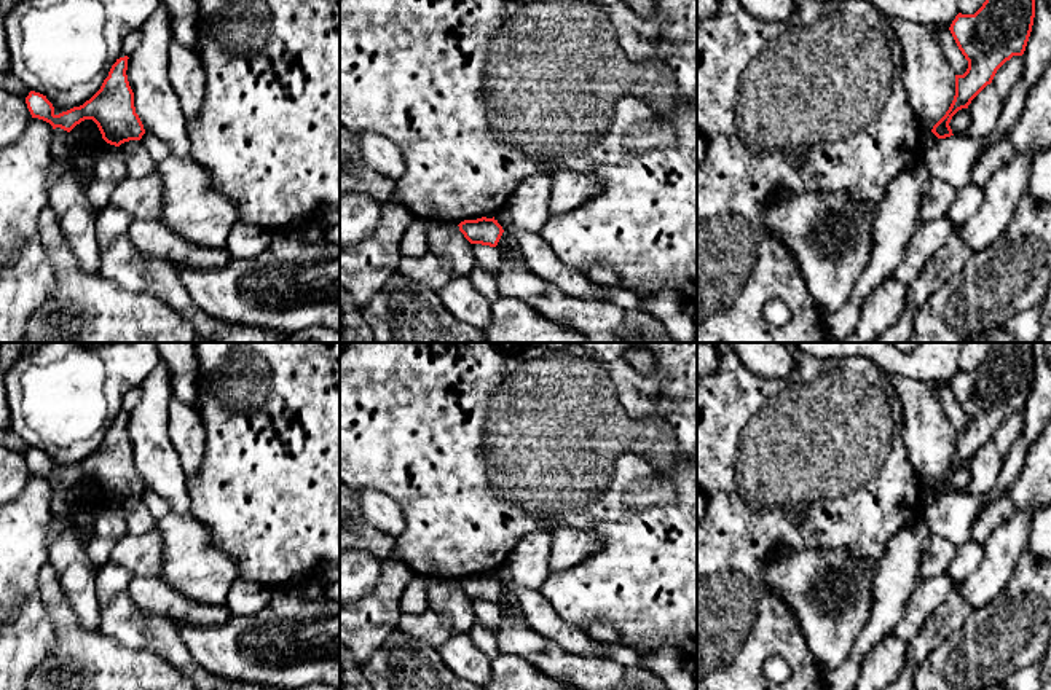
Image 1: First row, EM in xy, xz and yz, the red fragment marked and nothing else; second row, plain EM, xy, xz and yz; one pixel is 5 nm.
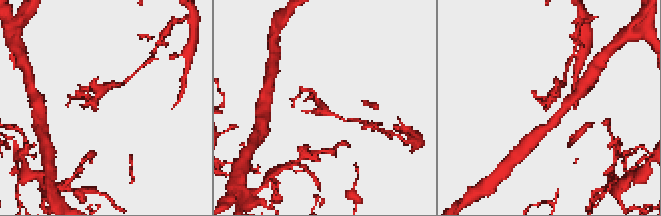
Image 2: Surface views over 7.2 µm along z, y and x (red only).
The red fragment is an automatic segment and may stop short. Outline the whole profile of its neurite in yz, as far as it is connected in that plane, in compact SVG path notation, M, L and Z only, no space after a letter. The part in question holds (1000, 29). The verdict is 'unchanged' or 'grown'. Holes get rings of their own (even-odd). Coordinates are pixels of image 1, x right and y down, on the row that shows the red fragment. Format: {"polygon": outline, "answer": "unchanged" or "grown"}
{"polygon": "M986 0L974 14L955 16L949 30L968 69L955 75L954 100L931 129L938 139L954 135L949 126L952 116L968 108L1006 61L1024 54L1033 18L1035 0Z", "answer": "unchanged"}

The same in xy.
{"polygon": "M128 56L116 59L100 89L83 105L73 107L59 115L46 96L30 91L26 97L32 118L43 120L53 126L70 132L85 120L93 120L102 139L115 147L129 140L140 140L145 134L144 124L136 113L134 92L128 81Z", "answer": "unchanged"}

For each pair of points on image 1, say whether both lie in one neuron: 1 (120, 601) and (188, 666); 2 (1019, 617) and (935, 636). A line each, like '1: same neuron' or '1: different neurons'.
1: same neuron
2: different neurons

